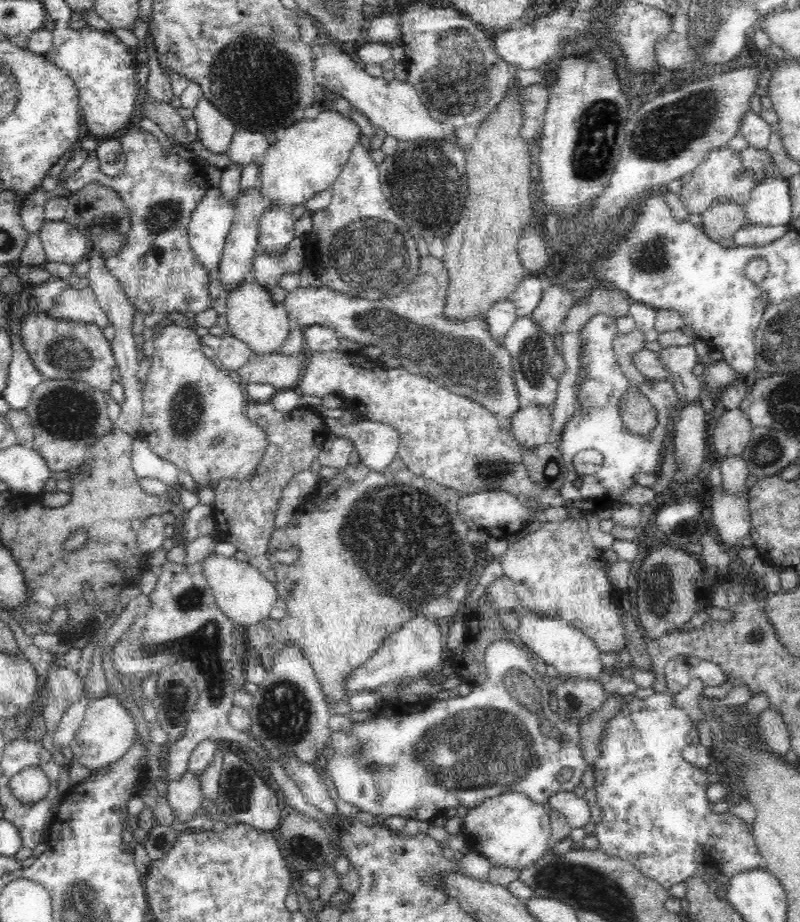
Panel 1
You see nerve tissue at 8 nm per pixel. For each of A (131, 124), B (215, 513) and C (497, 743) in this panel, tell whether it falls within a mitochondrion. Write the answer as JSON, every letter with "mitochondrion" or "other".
{"A":"other","B":"other","C":"mitochondrion"}

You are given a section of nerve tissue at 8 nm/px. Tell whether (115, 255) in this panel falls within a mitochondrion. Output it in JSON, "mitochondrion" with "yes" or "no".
{"mitochondrion":"no"}

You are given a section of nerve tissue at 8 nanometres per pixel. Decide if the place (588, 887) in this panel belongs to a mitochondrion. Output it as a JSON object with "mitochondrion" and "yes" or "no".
{"mitochondrion":"yes"}

